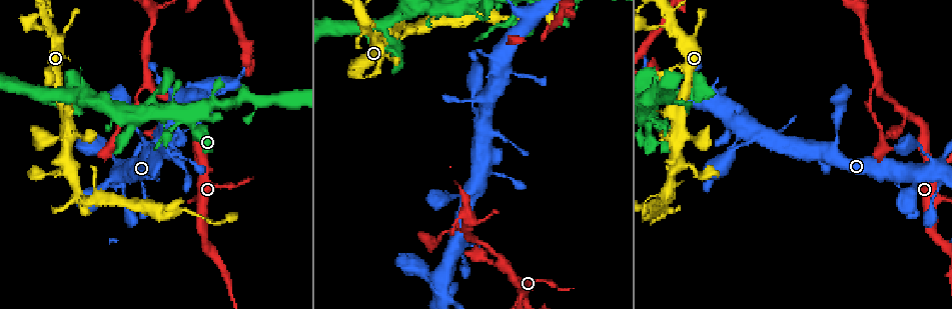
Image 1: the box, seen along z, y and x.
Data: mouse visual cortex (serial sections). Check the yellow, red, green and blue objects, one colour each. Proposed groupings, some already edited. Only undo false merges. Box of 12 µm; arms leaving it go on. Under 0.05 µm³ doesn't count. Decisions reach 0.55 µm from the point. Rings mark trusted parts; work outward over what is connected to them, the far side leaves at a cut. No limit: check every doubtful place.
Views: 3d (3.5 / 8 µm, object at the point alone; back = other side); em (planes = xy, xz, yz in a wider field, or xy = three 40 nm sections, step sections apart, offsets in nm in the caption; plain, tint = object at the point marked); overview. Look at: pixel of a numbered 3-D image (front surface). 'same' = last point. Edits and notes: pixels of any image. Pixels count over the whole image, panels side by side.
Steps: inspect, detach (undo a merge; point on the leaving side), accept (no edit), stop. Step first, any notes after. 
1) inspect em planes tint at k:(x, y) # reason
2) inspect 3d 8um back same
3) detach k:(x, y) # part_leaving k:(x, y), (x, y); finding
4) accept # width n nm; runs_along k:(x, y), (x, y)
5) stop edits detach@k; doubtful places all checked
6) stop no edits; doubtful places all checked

inspect 3d 3.5um back at 1:(180, 123) # sharp bend

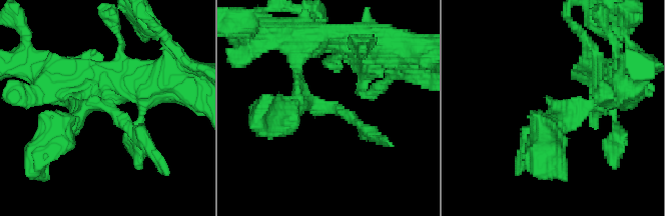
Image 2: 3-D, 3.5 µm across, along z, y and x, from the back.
inspect em xy step 5 tint at 2:(559, 106)

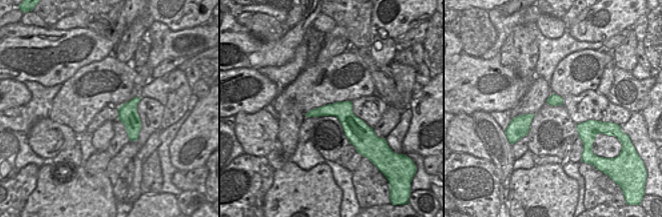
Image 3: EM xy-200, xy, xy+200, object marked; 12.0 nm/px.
inspect em xy step 3 tint same

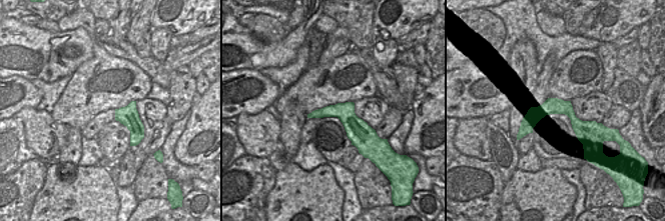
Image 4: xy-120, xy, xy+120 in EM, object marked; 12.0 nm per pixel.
accept # one cell here

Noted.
inspect 3d 3.5um at 1:(159, 89) # sudden change in width

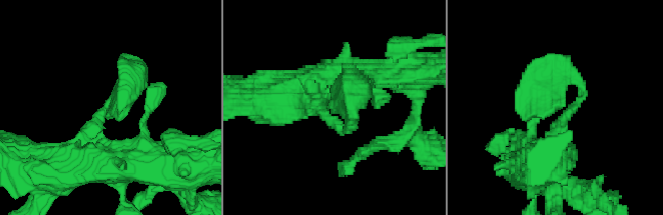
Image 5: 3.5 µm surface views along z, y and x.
inspect em xy step 3 tint at 5:(562, 108)

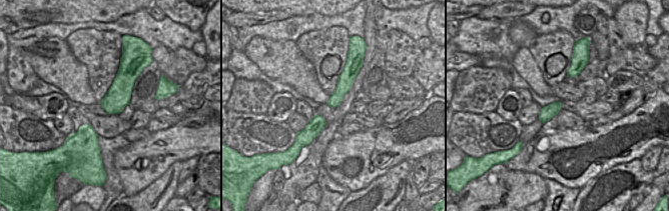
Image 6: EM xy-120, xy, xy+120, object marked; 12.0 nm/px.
accept # runs_along 5:(99, 153), (83, 138), (129, 58); all the same cell

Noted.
inspect 3d 3.5um at 1:(474, 220) # narrows sharply

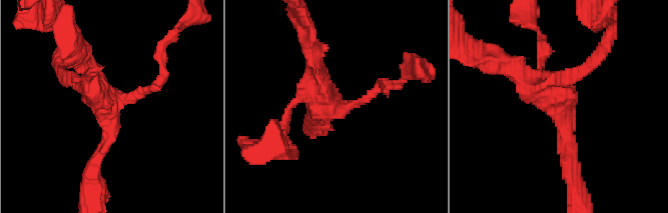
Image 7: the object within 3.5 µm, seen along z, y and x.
inspect em xy step 3 tint at 7:(559, 107) # arms 4; arm_widths 150, 200, 200, 300 nm; need the tissue

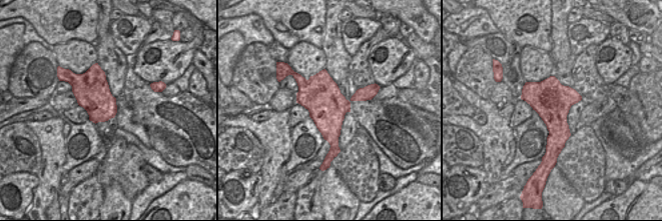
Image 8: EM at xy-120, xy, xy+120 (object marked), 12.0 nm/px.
accept # runs_along 7:(569, 171), (561, 109), (515, 69); all the same cell

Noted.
stop no edits; doubtful places all checked

